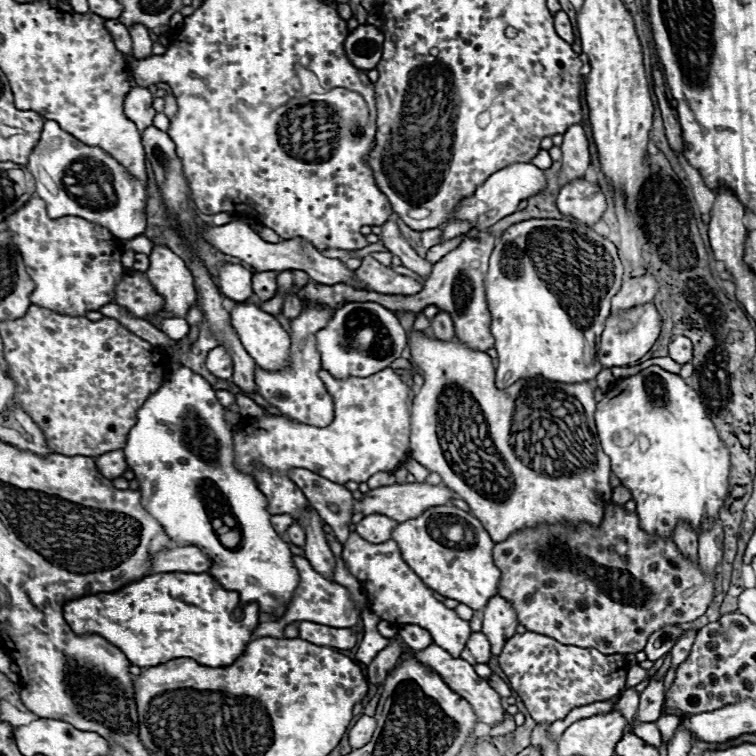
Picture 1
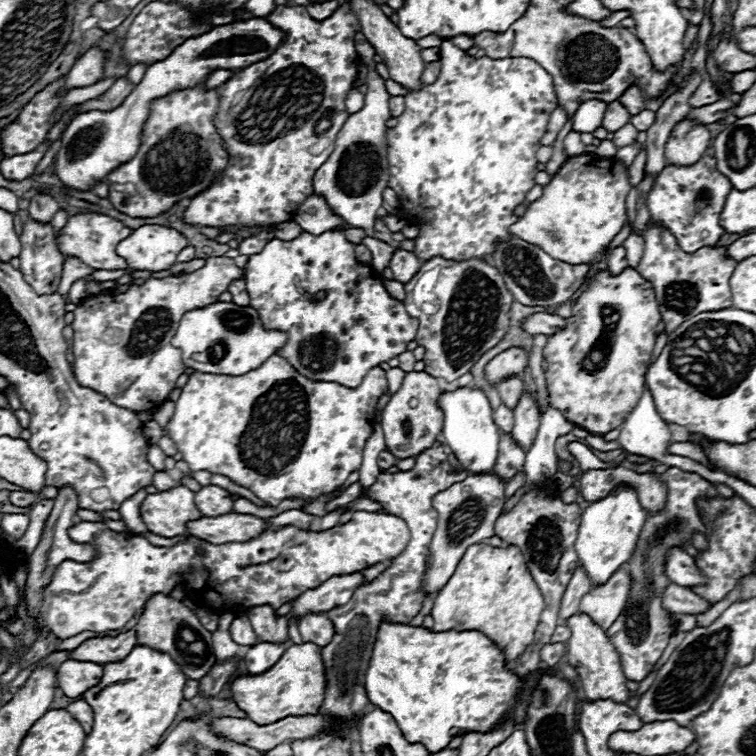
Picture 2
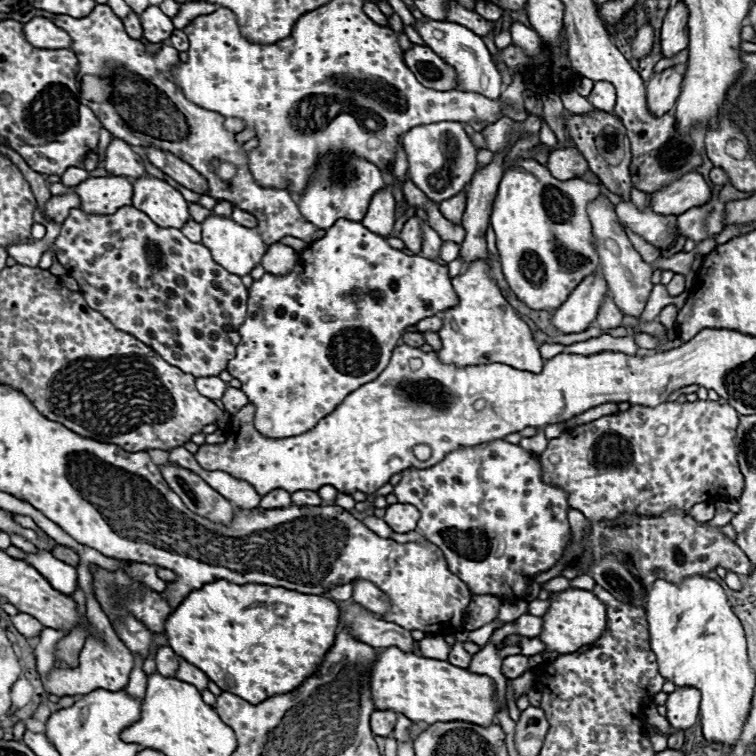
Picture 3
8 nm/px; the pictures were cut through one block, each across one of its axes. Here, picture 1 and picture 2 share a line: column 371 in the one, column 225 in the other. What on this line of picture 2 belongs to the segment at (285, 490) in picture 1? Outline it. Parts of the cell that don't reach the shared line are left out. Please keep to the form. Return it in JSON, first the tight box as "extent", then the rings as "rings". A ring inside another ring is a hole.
{"extent":[166,356,388,506],"rings":[[[270,356],[262,366],[254,368],[252,372],[246,372],[242,376],[212,376],[212,374],[202,374],[202,372],[194,372],[188,376],[188,382],[182,386],[180,398],[174,402],[174,414],[170,418],[170,422],[166,424],[166,432],[168,436],[176,442],[178,452],[184,454],[184,462],[188,464],[190,470],[208,470],[212,474],[222,474],[226,478],[230,478],[234,484],[244,486],[248,490],[252,490],[262,502],[266,502],[268,506],[278,506],[284,498],[302,498],[302,500],[316,500],[322,494],[330,494],[336,486],[344,484],[344,480],[356,472],[362,464],[362,450],[366,440],[372,434],[372,426],[376,422],[376,414],[374,408],[380,400],[380,396],[388,390],[388,382],[386,382],[386,372],[382,368],[372,368],[372,372],[368,372],[368,376],[364,376],[362,384],[358,388],[344,388],[336,382],[314,382],[308,380],[304,376],[300,376],[284,358],[280,356]]]}

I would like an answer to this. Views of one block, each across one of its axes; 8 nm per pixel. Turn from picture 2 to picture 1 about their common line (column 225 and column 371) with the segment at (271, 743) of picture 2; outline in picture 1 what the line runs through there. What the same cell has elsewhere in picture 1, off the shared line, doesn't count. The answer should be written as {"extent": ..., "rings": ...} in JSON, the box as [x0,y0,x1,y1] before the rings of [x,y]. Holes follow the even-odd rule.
{"extent":[348,716,376,748],"rings":[[[362,716],[358,718],[358,722],[350,728],[348,732],[348,742],[352,748],[362,748],[364,744],[370,742],[372,738],[372,732],[376,728],[376,720],[370,718],[370,716]]]}

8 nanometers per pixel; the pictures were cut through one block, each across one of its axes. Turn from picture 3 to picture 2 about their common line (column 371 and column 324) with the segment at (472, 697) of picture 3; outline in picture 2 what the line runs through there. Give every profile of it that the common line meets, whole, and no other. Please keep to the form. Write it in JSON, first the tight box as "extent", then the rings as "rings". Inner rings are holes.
{"extent":[232,644,324,724],"rings":[[[292,644],[284,656],[262,674],[238,676],[232,684],[232,700],[246,716],[256,724],[272,724],[286,716],[306,716],[316,714],[324,700],[324,664],[320,656],[320,646],[316,644]]]}

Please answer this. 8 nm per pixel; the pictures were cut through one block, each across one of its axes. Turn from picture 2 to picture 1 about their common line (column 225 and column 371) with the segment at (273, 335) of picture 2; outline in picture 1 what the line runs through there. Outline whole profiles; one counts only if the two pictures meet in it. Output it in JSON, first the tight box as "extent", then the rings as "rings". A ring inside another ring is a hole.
{"extent":[316,302,406,378],"rings":[[[348,302],[338,308],[328,324],[316,332],[322,370],[336,378],[364,378],[388,368],[406,348],[406,332],[396,314],[376,302]]]}

